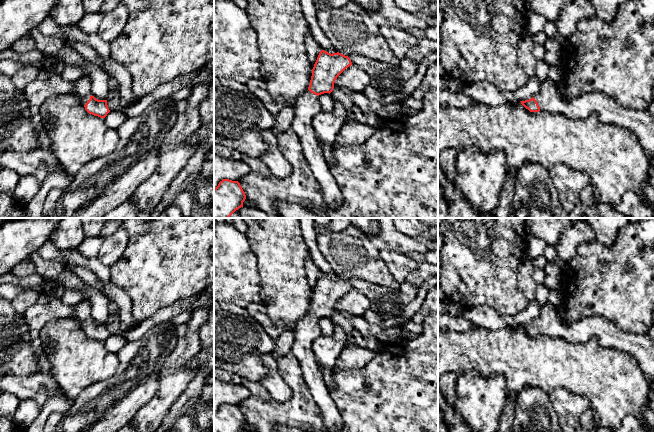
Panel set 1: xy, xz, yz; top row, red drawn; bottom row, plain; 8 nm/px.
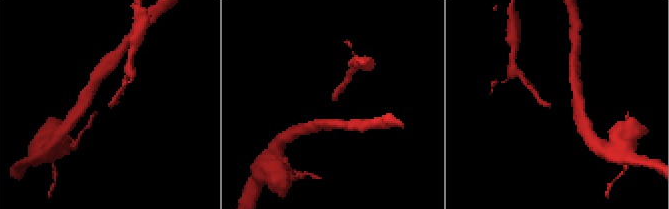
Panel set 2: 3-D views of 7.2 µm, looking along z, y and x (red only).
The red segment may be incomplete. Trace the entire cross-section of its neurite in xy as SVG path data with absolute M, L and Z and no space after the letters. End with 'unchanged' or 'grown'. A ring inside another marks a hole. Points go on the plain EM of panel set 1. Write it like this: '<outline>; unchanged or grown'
M86 319L81 321L81 325L85 331L85 334L94 340L105 342L110 336L107 329L107 324L98 324L92 319Z; grown

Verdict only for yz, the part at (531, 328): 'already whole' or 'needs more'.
needs more

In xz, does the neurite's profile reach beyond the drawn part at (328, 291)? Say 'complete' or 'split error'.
split error

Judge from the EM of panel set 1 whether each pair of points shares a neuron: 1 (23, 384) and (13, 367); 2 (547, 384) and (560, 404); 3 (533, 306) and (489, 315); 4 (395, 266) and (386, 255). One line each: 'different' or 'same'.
1: different
2: different
3: same
4: same

